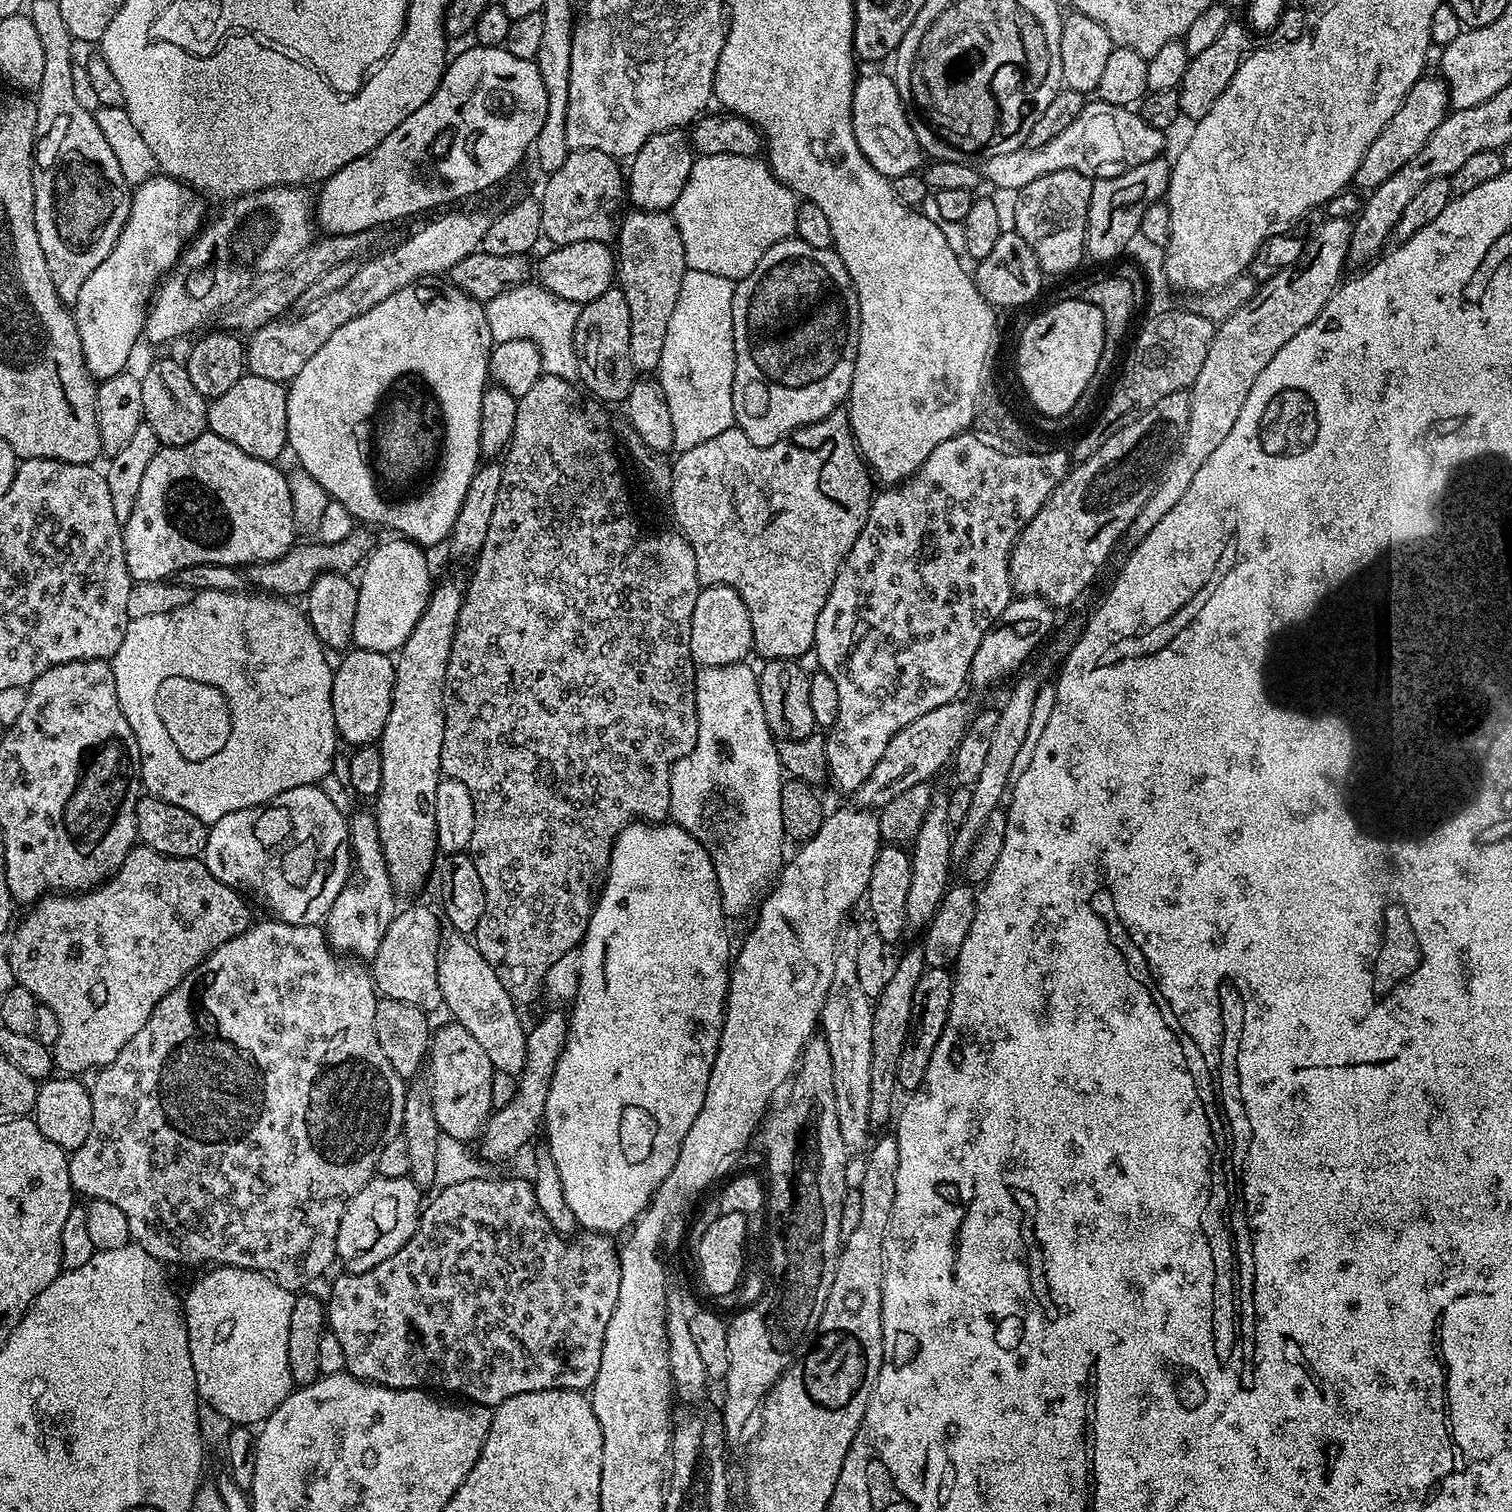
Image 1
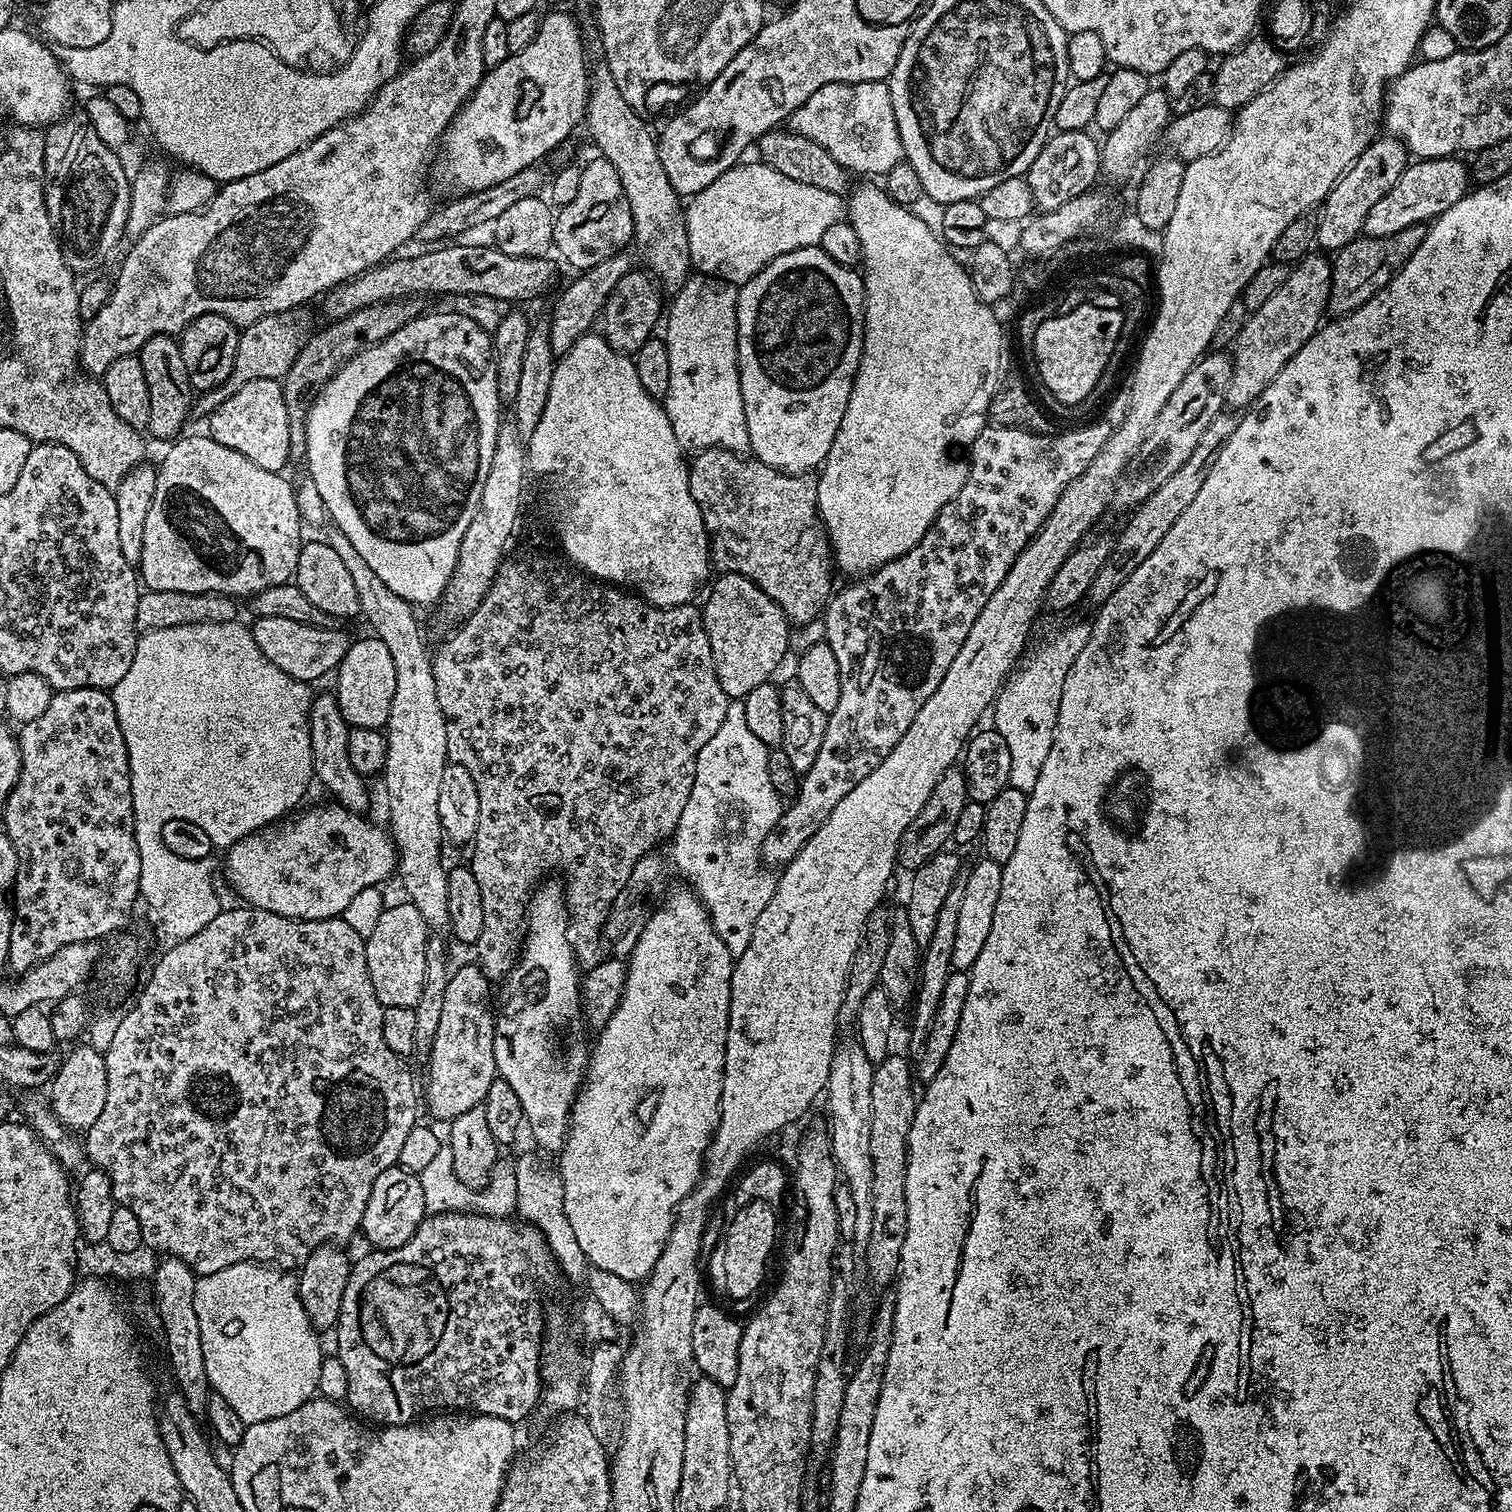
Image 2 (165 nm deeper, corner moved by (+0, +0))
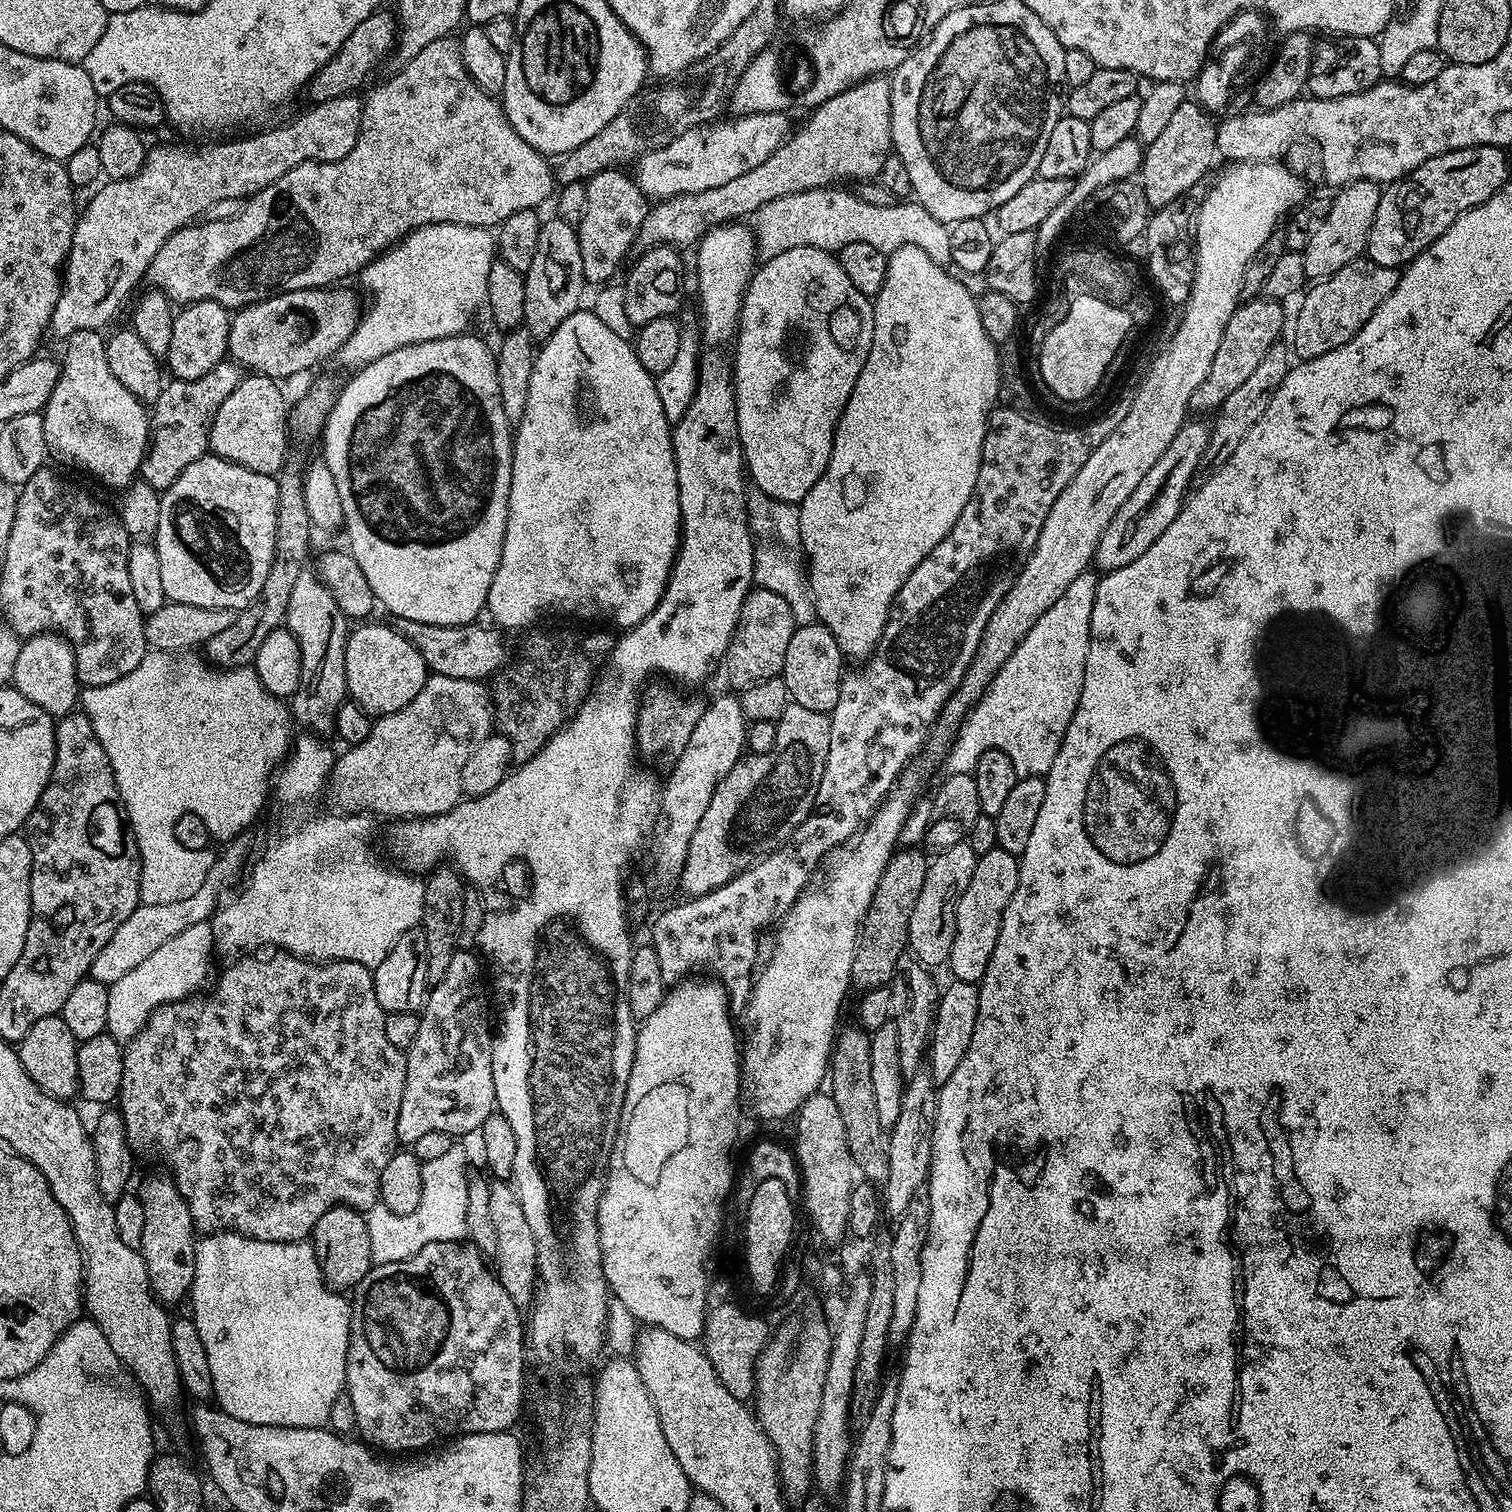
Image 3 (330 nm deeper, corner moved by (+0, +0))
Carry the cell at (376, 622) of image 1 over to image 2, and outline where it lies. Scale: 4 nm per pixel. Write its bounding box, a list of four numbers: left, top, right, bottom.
[251,617,350,682]

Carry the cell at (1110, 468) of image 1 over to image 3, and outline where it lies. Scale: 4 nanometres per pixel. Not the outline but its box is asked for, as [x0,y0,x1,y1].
[1188,298,1286,414]

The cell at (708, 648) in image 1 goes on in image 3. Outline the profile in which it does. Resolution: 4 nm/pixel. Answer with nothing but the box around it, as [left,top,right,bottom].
[722,587,796,690]

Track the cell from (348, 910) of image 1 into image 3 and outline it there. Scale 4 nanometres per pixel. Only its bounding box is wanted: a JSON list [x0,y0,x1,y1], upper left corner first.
[286,570,350,738]

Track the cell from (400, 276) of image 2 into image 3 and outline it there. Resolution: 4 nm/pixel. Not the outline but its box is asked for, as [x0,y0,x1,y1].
[228,286,362,382]

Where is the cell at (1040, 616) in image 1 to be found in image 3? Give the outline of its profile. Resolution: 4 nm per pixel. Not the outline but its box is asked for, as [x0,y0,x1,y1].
[1094,418,1210,573]

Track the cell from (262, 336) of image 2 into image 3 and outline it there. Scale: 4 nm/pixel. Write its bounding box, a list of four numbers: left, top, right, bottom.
[138,358,245,494]

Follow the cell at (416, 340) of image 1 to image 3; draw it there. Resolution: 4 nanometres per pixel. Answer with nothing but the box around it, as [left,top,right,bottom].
[322,334,513,626]

